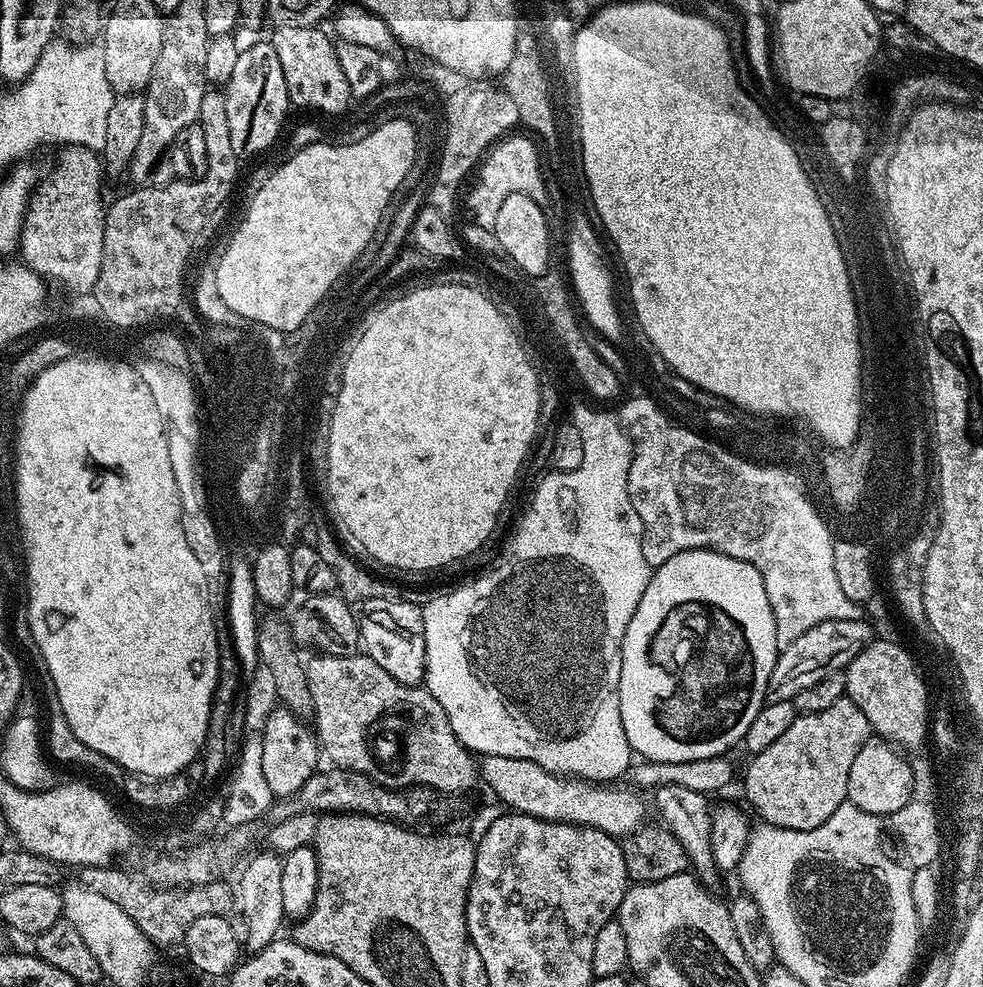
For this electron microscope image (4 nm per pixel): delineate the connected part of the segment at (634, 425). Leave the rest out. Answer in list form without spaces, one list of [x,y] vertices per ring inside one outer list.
[[[648,396],[630,397],[618,411],[618,419],[632,441],[628,493],[630,502],[634,502],[634,510],[638,510],[638,518],[642,518],[642,554],[649,566],[655,570],[674,558],[674,554],[690,550],[726,554],[754,566],[754,570],[758,570],[764,579],[776,623],[776,642],[780,646],[794,642],[806,630],[827,619],[861,619],[861,605],[842,594],[842,586],[838,586],[838,574],[834,574],[832,529],[825,521],[817,520],[803,496],[788,496],[788,492],[784,496],[774,496],[780,498],[774,500],[774,508],[770,504],[746,502],[746,496],[754,496],[752,492],[748,494],[744,486],[746,466],[706,442],[704,434],[691,432],[675,424]]]

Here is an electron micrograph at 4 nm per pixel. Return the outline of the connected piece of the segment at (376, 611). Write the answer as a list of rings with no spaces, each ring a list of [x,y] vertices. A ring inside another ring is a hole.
[[[383,598],[364,600],[358,612],[363,655],[369,656],[390,678],[403,684],[419,685],[424,679],[426,638],[421,605],[410,602],[386,602]]]

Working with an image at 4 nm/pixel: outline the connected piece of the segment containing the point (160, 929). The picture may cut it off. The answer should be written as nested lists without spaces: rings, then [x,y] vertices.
[[[116,867],[81,868],[78,872],[79,883],[83,884],[85,888],[94,890],[94,894],[102,894],[102,898],[110,898],[110,902],[118,902],[118,906],[122,906],[122,910],[126,910],[126,914],[130,914],[130,918],[134,918],[140,932],[146,934],[146,938],[157,946],[179,945],[184,939],[186,930],[190,930],[190,922],[194,922],[194,918],[213,915],[214,908],[208,905],[212,900],[211,891],[207,887],[193,887],[191,890],[165,890],[155,887],[143,879],[135,880],[130,873],[122,872]]]

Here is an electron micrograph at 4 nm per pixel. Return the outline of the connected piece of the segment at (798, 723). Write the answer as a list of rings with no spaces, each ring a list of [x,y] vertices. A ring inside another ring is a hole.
[[[841,698],[834,706],[826,706],[818,714],[800,714],[772,745],[766,750],[755,753],[744,772],[744,796],[748,799],[747,807],[757,812],[763,823],[773,824],[786,830],[814,830],[838,810],[848,798],[850,782],[850,766],[858,750],[870,739],[870,729],[866,722],[866,714],[858,710],[853,700]]]

